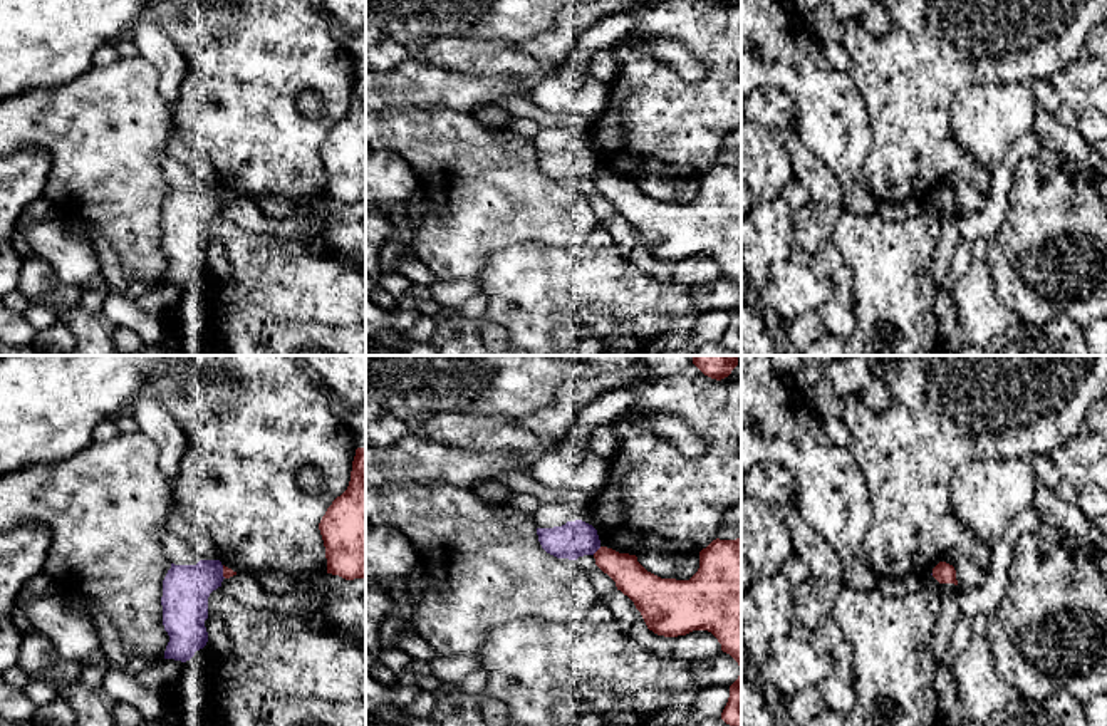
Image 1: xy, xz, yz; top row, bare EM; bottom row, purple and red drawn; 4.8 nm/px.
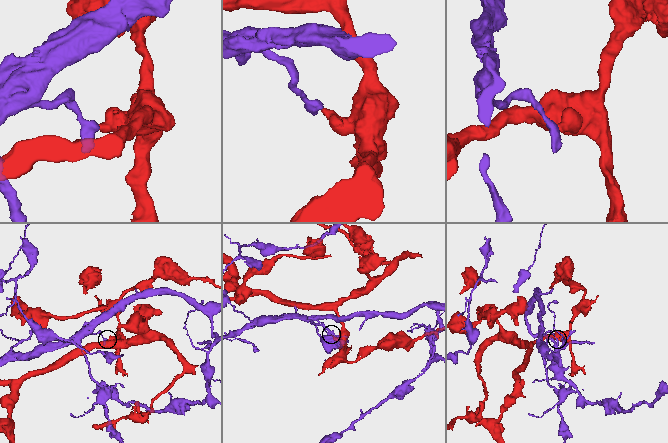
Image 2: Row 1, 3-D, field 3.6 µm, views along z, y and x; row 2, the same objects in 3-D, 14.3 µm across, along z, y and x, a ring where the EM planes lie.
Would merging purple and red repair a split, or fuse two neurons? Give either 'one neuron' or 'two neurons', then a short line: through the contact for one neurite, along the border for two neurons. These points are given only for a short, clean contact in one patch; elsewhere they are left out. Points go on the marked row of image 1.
two neurons

